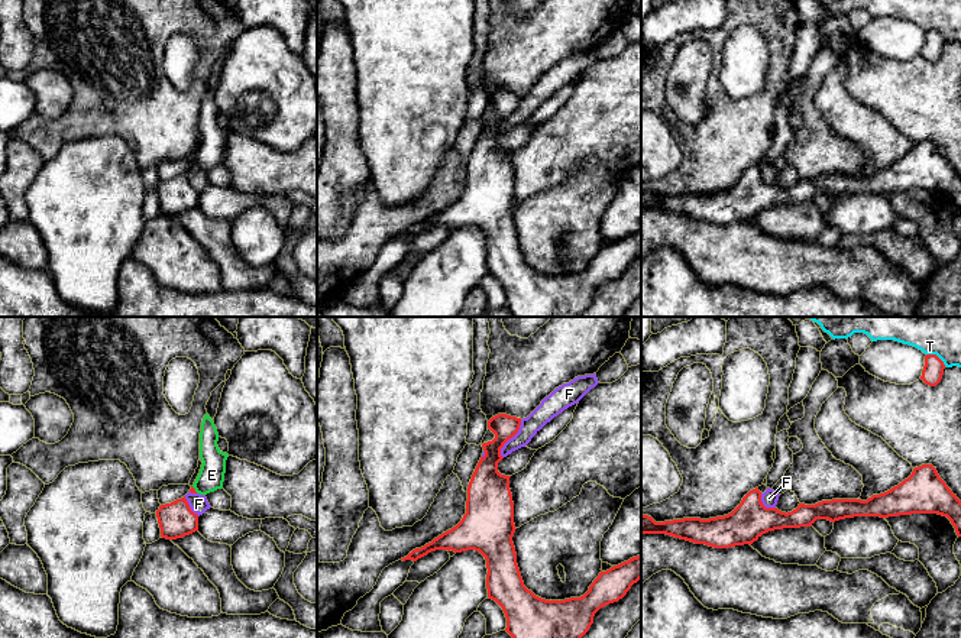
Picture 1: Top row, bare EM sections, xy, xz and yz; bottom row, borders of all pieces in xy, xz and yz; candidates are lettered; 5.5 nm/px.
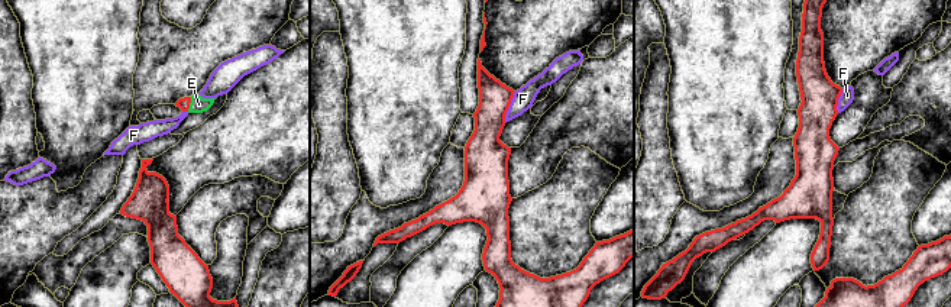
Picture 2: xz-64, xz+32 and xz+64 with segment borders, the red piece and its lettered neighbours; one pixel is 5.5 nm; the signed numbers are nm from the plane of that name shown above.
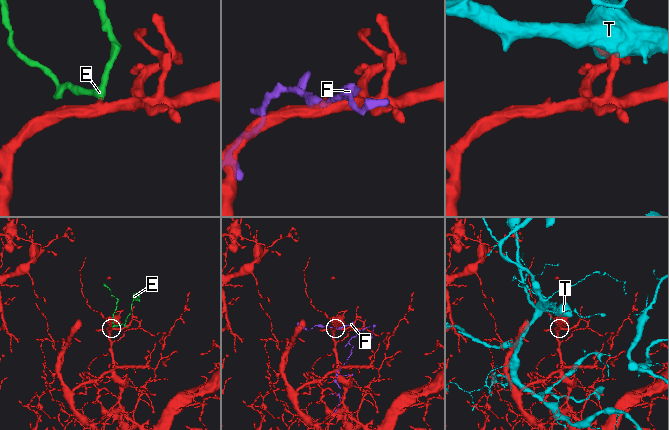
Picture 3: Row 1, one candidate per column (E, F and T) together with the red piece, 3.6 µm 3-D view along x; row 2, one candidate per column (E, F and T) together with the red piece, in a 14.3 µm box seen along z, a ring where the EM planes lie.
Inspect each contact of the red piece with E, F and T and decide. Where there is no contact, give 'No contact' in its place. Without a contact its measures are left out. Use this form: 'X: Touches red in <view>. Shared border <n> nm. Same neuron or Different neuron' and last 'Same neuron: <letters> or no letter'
E: Touches red in xy. Shared border 50 nm. Same neuron
F: Touches red in xz. Shared border 240 nm. Different neuron
T: Touches red in yz. Shared border 130 nm. Different neuron
Same neuron: E

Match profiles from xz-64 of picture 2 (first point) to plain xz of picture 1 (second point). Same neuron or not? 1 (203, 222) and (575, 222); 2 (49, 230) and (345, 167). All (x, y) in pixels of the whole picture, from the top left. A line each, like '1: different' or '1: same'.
1: same
2: different

